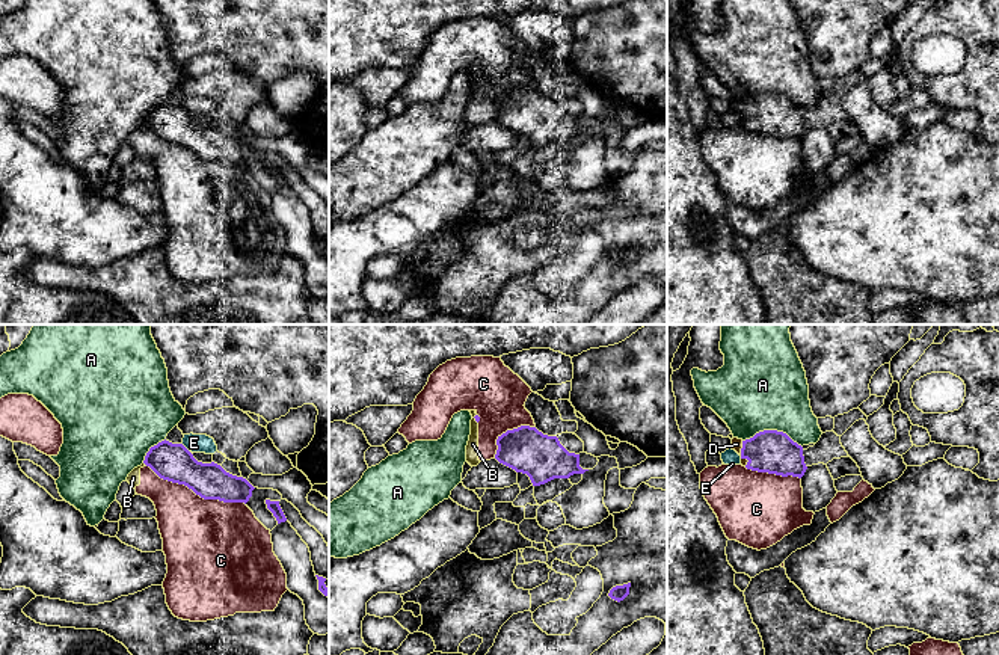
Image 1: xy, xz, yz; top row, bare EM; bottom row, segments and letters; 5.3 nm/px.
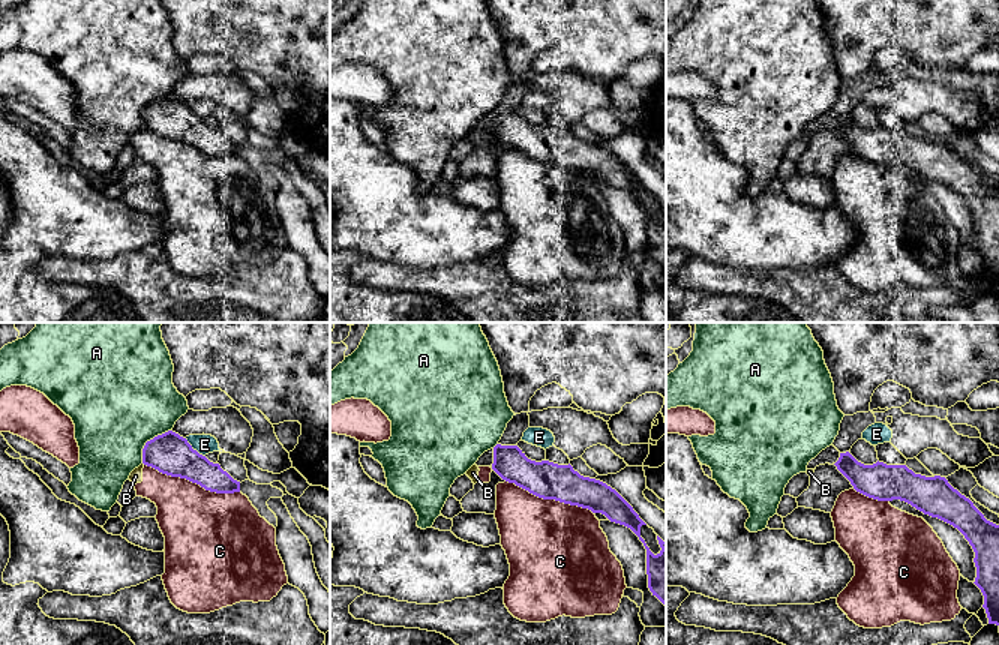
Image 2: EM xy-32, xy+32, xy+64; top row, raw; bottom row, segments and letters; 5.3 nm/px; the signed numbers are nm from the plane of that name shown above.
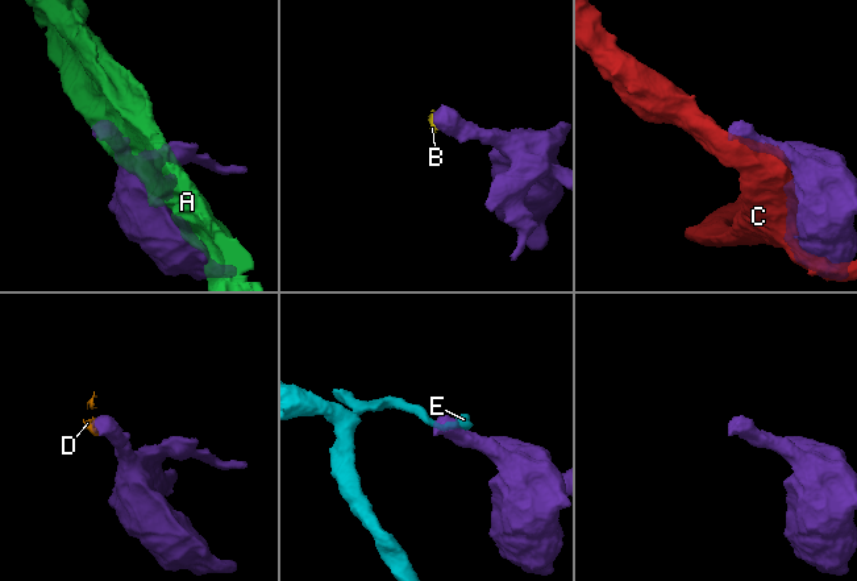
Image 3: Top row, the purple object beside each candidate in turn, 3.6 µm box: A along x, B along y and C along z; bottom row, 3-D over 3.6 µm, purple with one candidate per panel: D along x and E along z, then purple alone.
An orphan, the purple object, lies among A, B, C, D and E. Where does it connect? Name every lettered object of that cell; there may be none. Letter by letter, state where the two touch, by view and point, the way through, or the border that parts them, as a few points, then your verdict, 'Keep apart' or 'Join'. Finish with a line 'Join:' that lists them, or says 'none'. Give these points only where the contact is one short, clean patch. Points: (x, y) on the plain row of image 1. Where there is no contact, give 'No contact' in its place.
A: Touches purple at yz (773, 92). Boundary: yz (743, 101), (749, 101), (764, 92), (782, 92), (802, 109). Keep apart
B: Touches purple at xy (145, 126). Boundary: xy (144, 124), (147, 127). Keep apart
C: Touches purple at xy (196, 156). Keep apart
D: Touches purple at yz (741, 110). Path across: yz (771, 113), (741, 110), (737, 106). Join
E: Touches purple at xy (184, 109). Boundary: xy (181, 104), (189, 113). Keep apart
Join: D

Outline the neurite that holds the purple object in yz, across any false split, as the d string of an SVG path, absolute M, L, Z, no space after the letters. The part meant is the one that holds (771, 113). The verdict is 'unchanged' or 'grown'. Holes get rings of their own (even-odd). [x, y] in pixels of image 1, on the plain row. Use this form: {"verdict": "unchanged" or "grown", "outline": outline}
{"verdict": "grown", "outline": "M764 92L750 101L732 101L732 112L741 118L741 127L758 134L801 140L807 131L803 109L786 95Z"}

